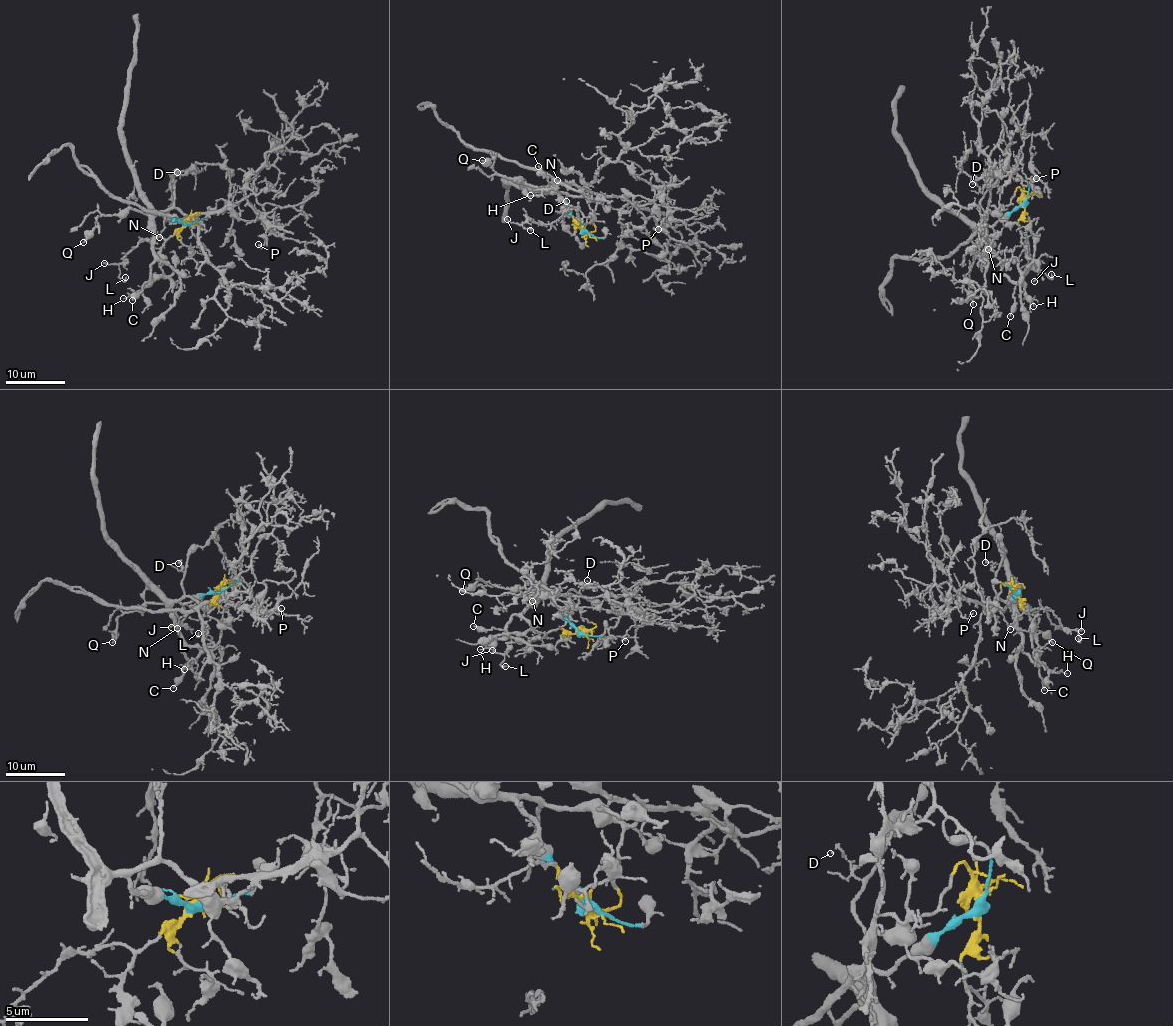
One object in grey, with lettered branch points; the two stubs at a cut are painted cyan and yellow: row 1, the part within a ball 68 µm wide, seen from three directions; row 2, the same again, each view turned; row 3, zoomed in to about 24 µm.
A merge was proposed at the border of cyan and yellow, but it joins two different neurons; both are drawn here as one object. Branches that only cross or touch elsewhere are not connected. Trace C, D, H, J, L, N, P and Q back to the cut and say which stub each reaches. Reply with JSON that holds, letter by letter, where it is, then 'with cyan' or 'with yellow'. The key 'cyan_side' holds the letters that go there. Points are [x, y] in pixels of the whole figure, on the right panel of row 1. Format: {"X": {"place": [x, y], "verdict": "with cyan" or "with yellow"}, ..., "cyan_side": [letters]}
{"C": {"place": [1010, 316], "verdict": "with cyan"}, "D": {"place": [972, 184], "verdict": "with cyan"}, "H": {"place": [1033, 306], "verdict": "with cyan"}, "J": {"place": [1034, 281], "verdict": "with yellow"}, "L": {"place": [1051, 274], "verdict": "with yellow"}, "N": {"place": [988, 249], "verdict": "with yellow"}, "P": {"place": [1036, 178], "verdict": "with yellow"}, "Q": {"place": [973, 304], "verdict": "with cyan"}, "cyan_side": ["C", "D", "H", "Q"]}

